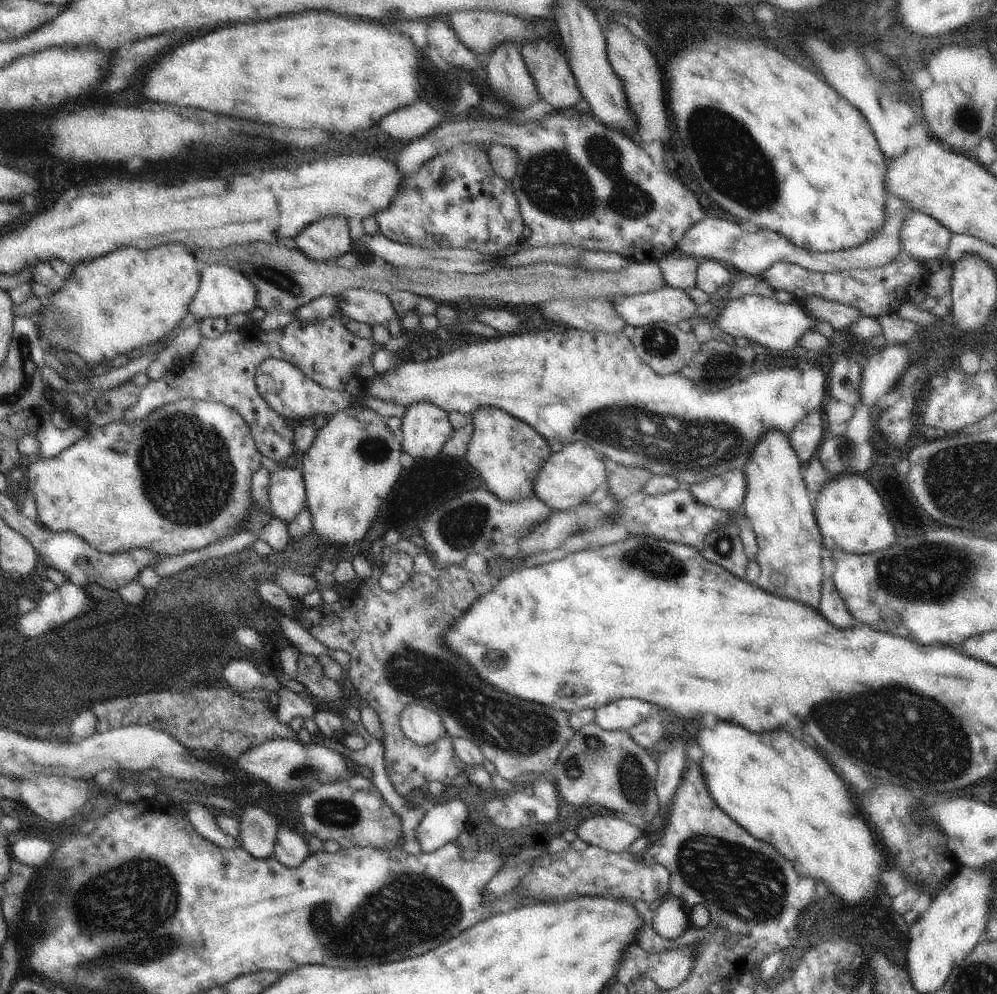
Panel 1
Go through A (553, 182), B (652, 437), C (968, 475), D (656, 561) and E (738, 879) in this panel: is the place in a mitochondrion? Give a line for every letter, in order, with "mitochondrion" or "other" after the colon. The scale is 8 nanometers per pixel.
A: mitochondrion
B: mitochondrion
C: mitochondrion
D: mitochondrion
E: mitochondrion

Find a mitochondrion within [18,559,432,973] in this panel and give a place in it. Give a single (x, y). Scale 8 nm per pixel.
(146, 924)

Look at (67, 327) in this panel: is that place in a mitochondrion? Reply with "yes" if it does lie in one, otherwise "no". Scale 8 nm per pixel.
yes

